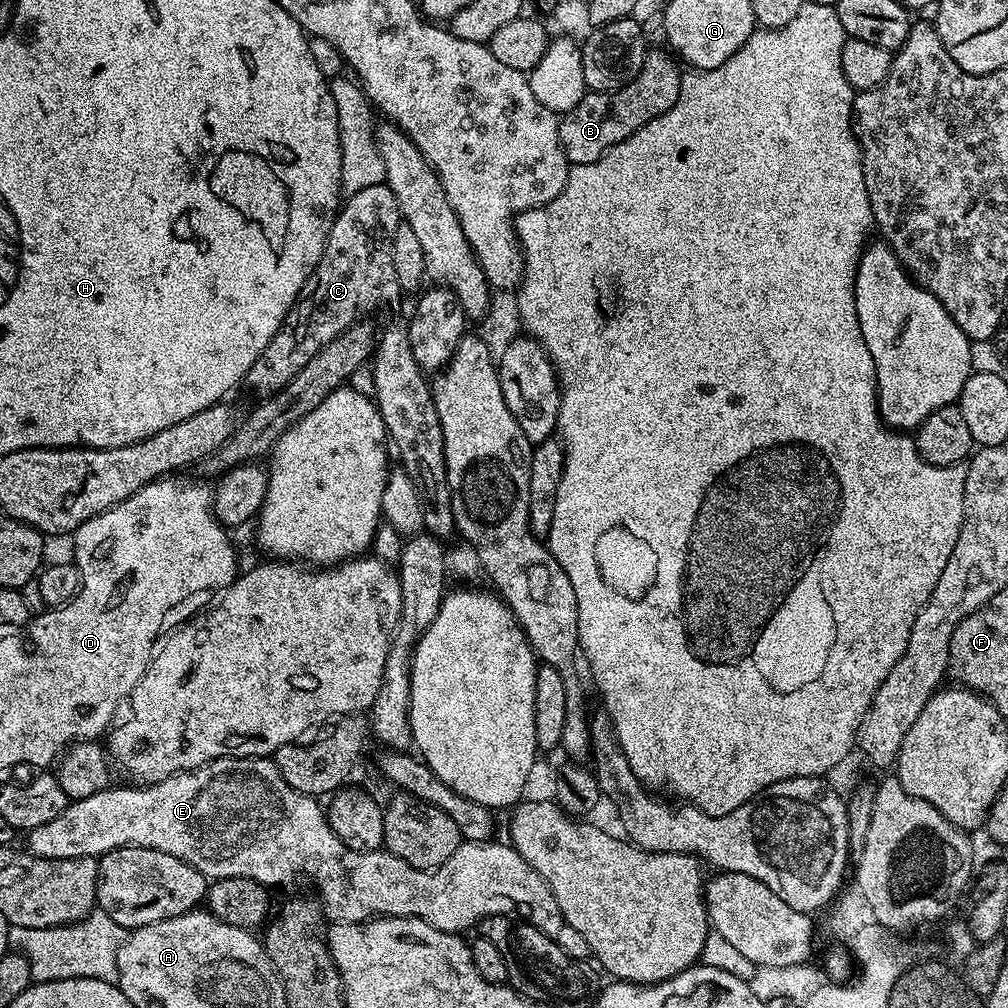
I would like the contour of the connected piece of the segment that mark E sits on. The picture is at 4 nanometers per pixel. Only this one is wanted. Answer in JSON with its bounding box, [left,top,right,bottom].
[27,756,564,938]

